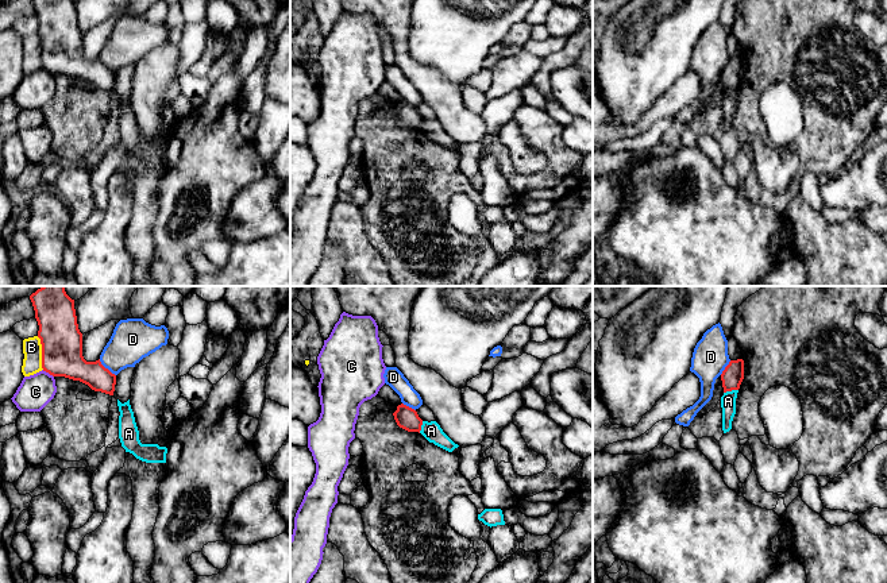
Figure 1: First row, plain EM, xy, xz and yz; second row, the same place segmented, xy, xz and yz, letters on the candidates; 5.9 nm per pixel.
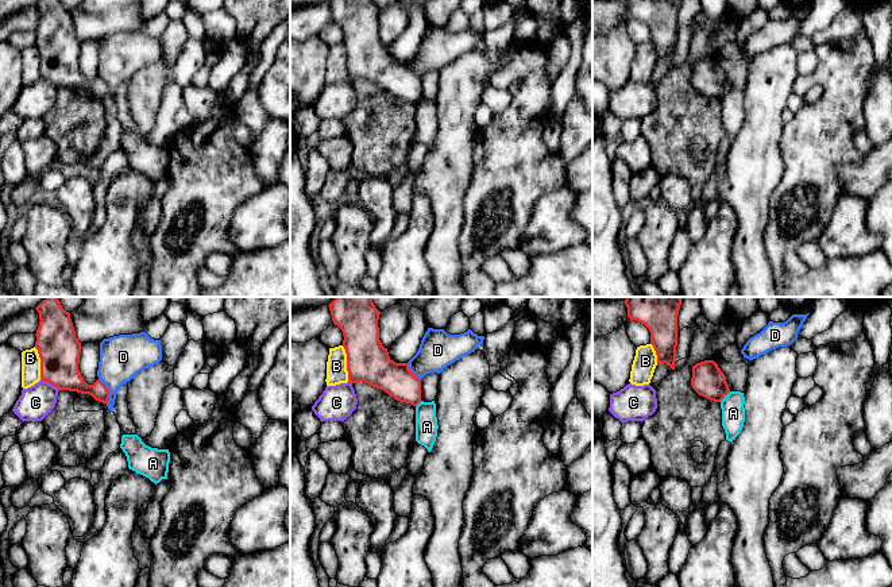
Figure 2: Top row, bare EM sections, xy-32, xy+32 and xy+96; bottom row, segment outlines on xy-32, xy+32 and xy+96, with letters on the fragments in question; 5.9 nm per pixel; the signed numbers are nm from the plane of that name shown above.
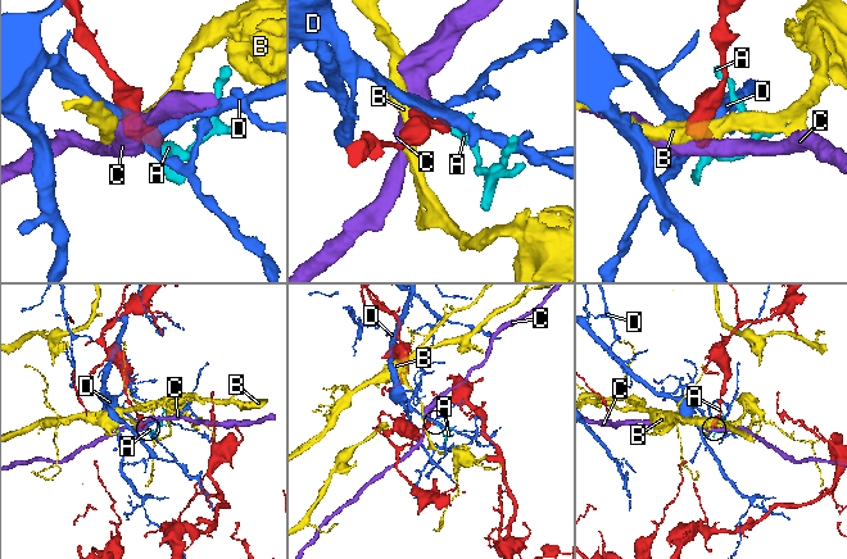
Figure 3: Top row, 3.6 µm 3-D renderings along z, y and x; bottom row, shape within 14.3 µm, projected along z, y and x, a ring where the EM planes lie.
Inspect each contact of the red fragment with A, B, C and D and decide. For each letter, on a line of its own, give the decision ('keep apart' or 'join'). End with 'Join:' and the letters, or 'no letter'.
A: keep apart
B: keep apart
C: keep apart
D: keep apart
Join: no letter

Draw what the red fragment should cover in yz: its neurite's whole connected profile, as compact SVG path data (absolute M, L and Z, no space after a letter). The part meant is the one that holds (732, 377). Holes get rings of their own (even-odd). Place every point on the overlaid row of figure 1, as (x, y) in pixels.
M730 360L721 374L724 393L738 390L744 379L744 360Z

